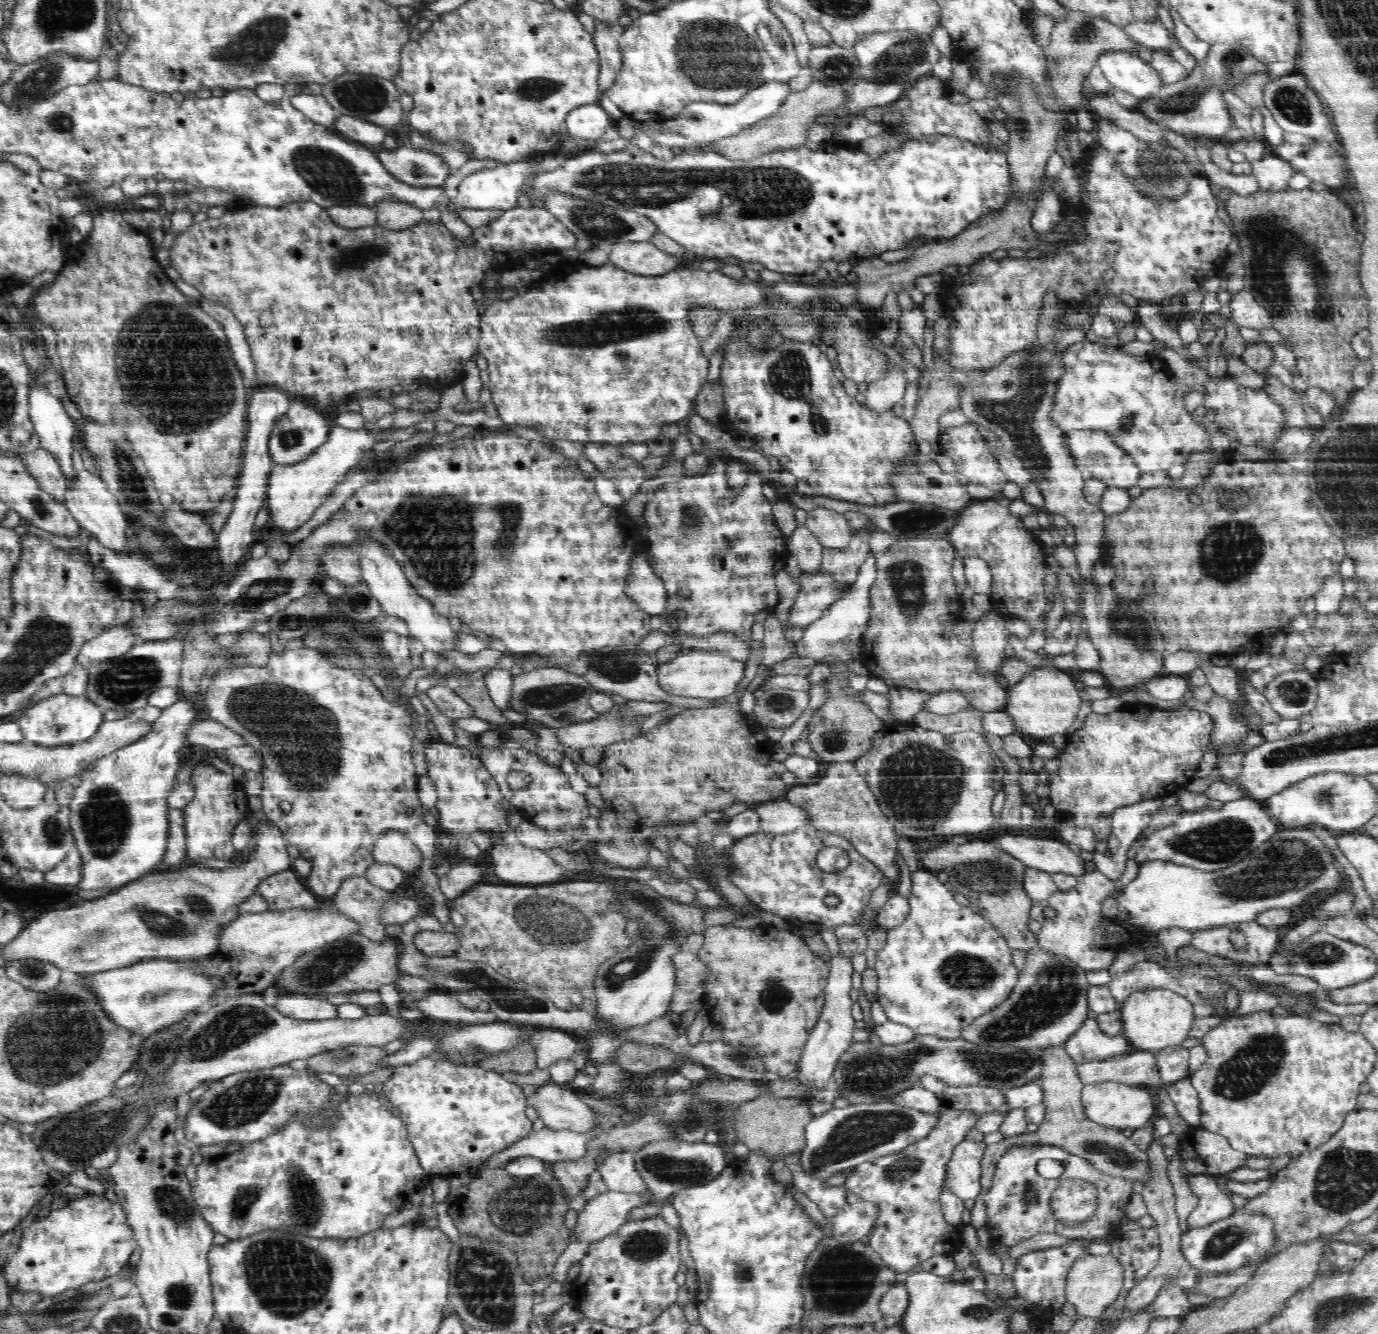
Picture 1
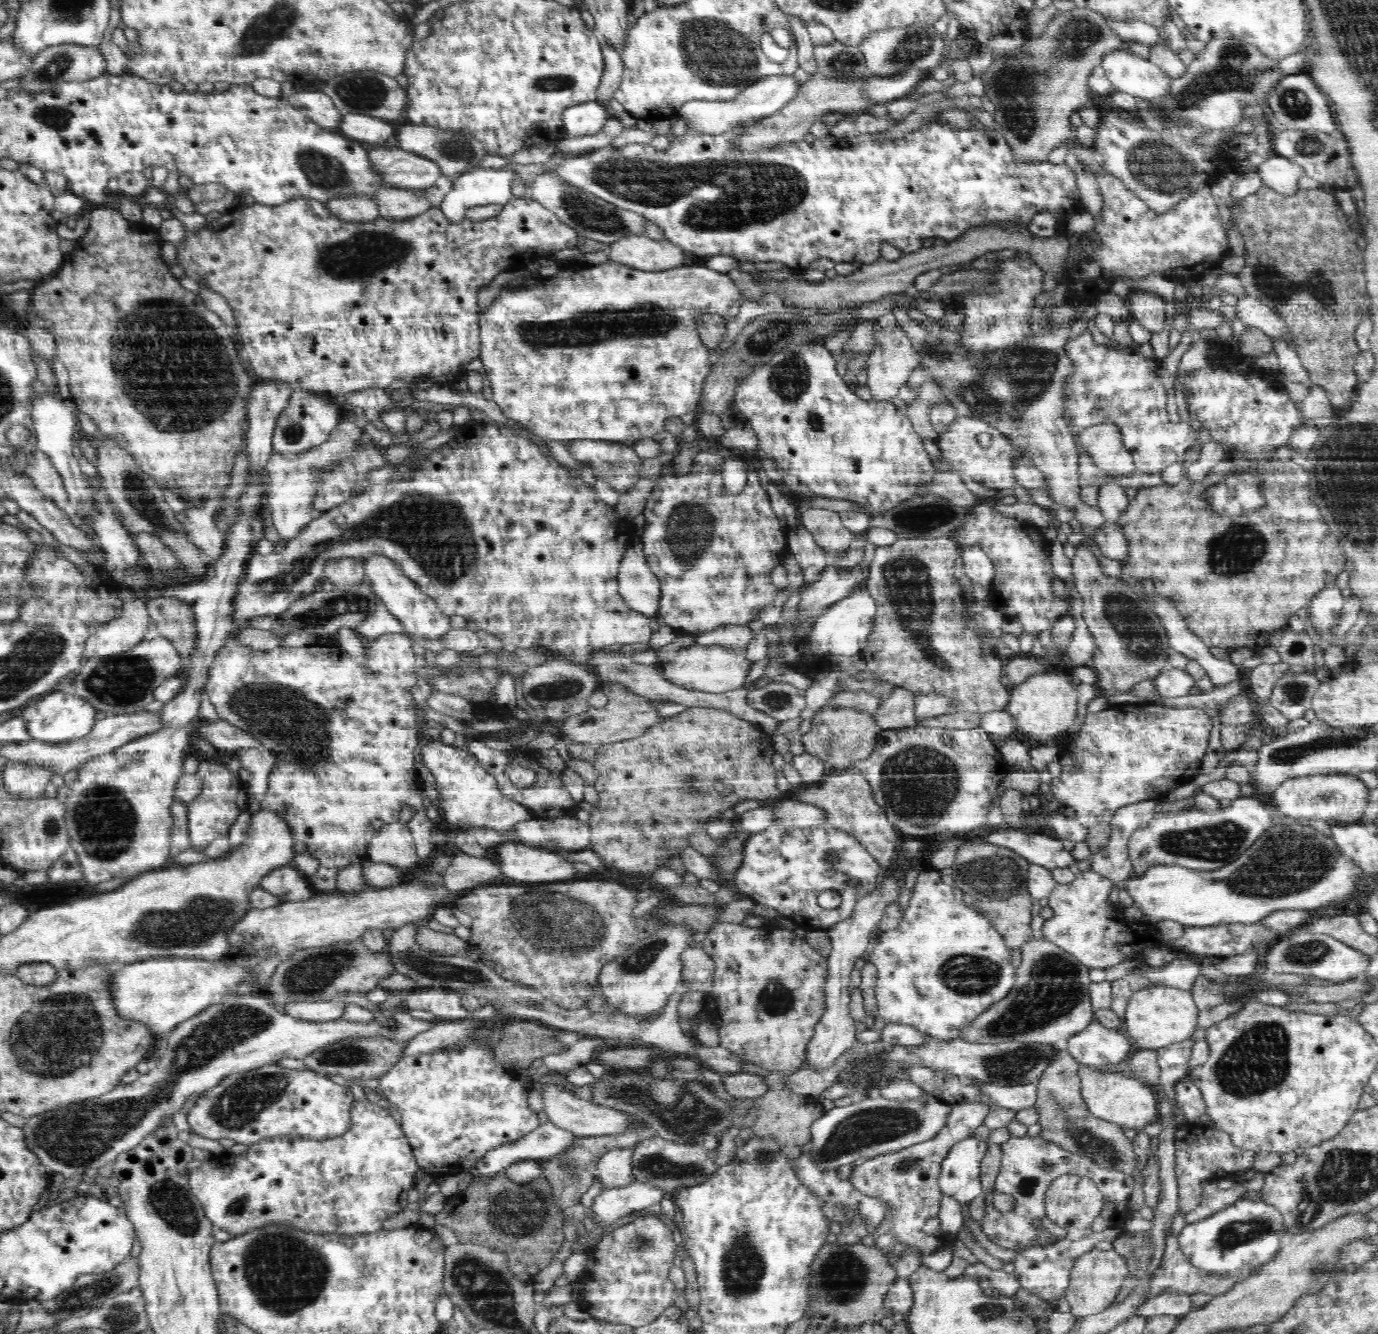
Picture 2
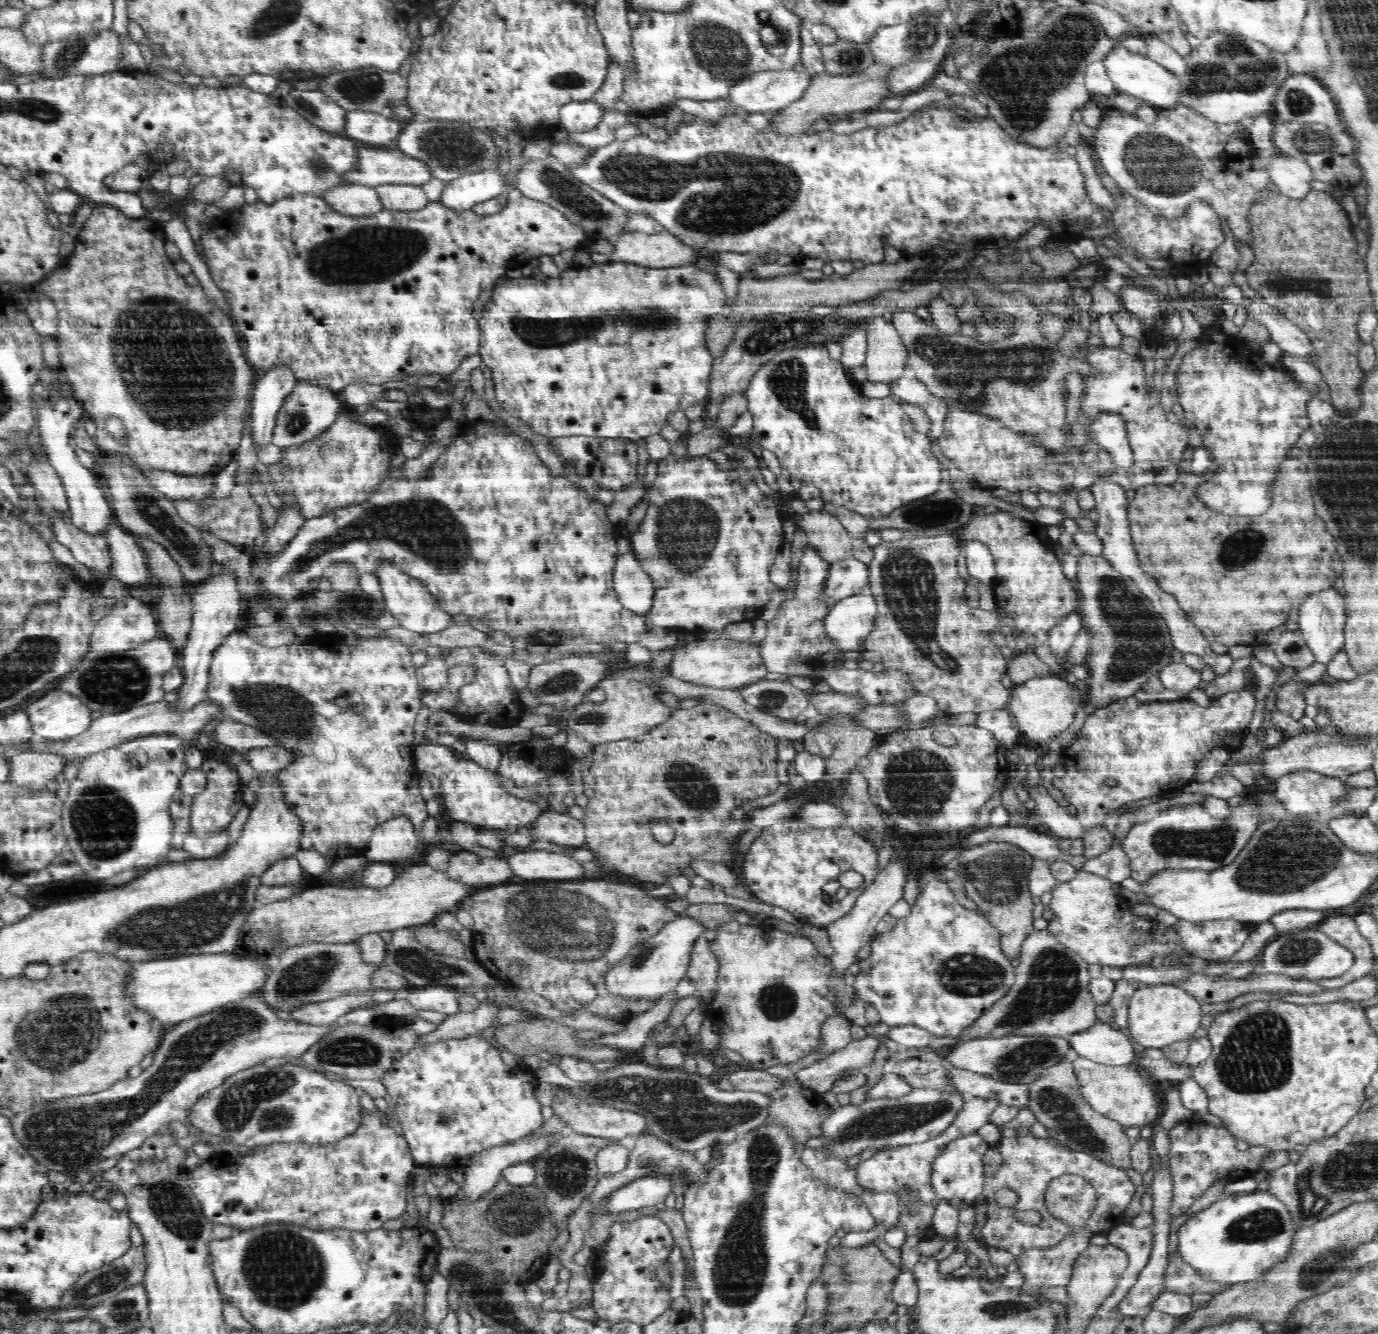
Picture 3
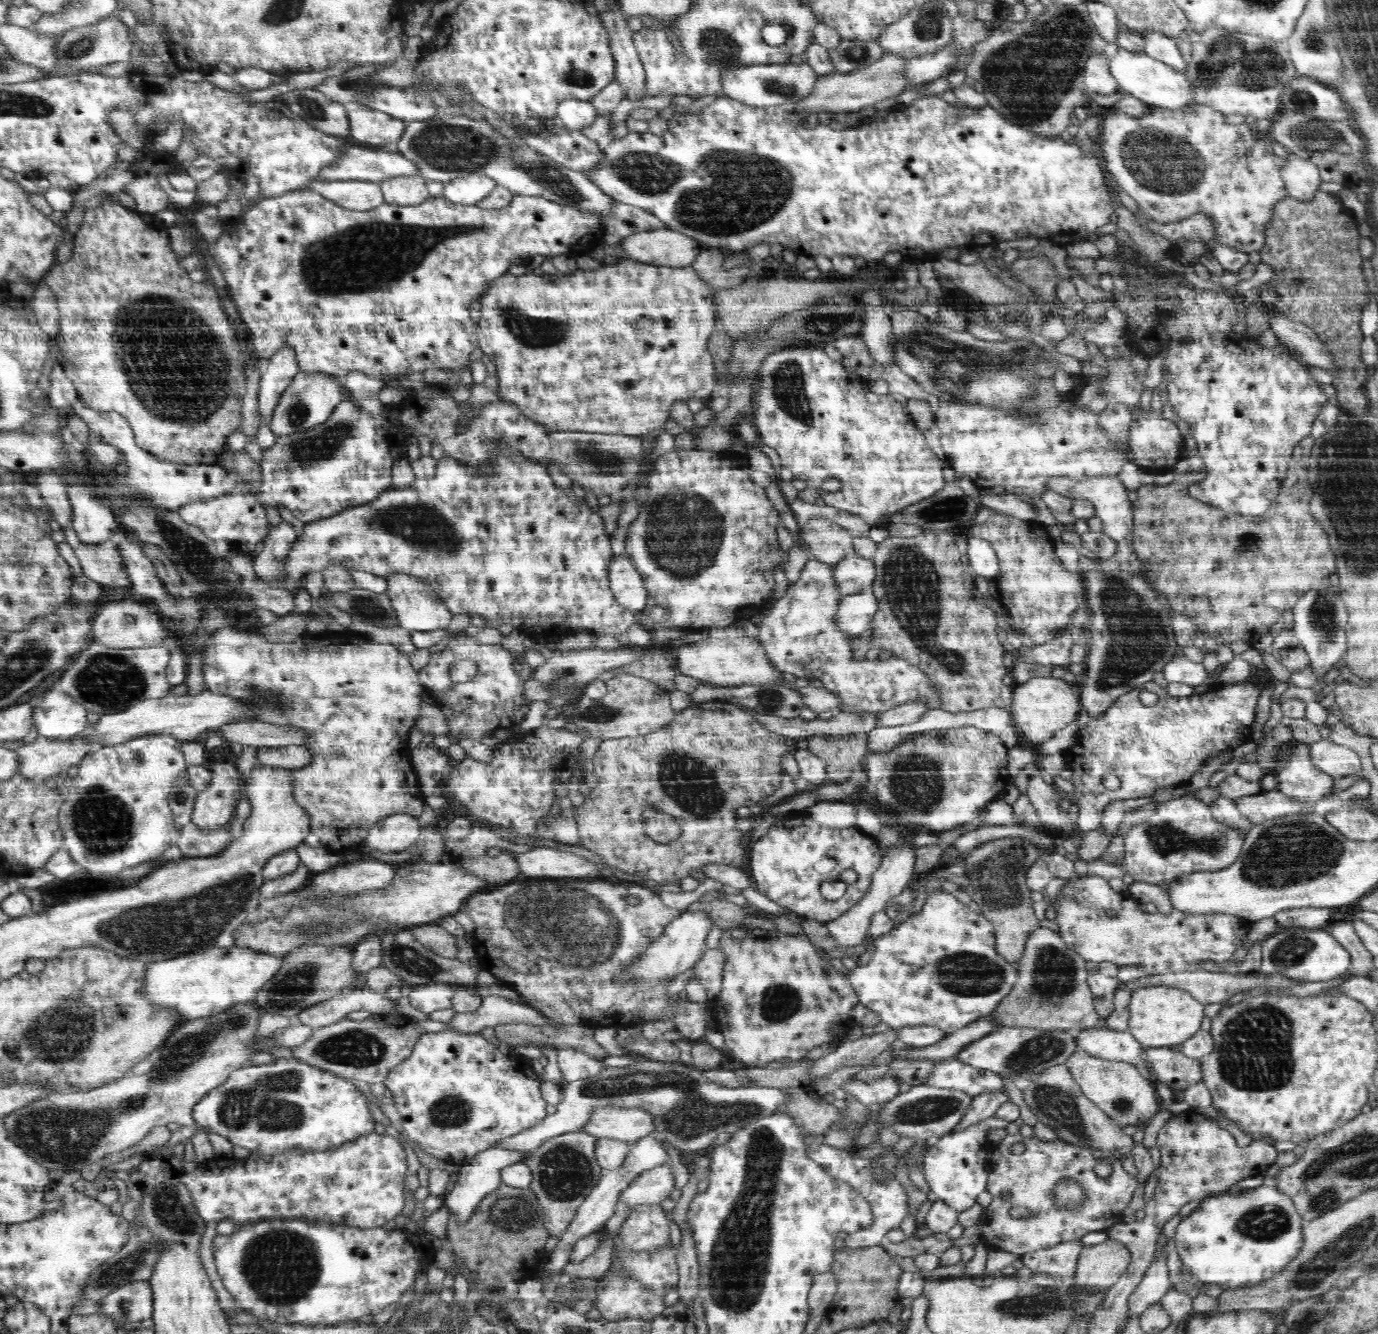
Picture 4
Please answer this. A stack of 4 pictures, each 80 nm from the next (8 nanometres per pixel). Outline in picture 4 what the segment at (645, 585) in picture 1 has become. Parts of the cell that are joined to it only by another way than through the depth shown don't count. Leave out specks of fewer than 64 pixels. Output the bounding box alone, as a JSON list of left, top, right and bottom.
[609,554,648,612]

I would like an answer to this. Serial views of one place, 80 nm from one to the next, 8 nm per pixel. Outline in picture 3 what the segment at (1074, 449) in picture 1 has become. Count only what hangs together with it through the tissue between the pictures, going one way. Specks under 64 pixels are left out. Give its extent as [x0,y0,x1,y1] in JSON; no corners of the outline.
[1087,412,1133,468]

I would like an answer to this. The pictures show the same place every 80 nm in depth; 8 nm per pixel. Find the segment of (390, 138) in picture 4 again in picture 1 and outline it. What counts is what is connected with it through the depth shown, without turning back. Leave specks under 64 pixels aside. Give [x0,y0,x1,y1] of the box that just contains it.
[332,115,386,144]

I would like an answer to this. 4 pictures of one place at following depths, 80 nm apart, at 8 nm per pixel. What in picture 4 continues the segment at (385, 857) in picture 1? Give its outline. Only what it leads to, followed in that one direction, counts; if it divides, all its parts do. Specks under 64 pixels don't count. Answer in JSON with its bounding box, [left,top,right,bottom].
[364,814,420,854]

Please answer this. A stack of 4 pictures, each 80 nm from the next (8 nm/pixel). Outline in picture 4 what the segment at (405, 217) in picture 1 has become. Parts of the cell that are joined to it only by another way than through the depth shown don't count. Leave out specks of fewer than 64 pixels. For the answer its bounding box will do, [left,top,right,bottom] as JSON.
[380,176,428,206]

